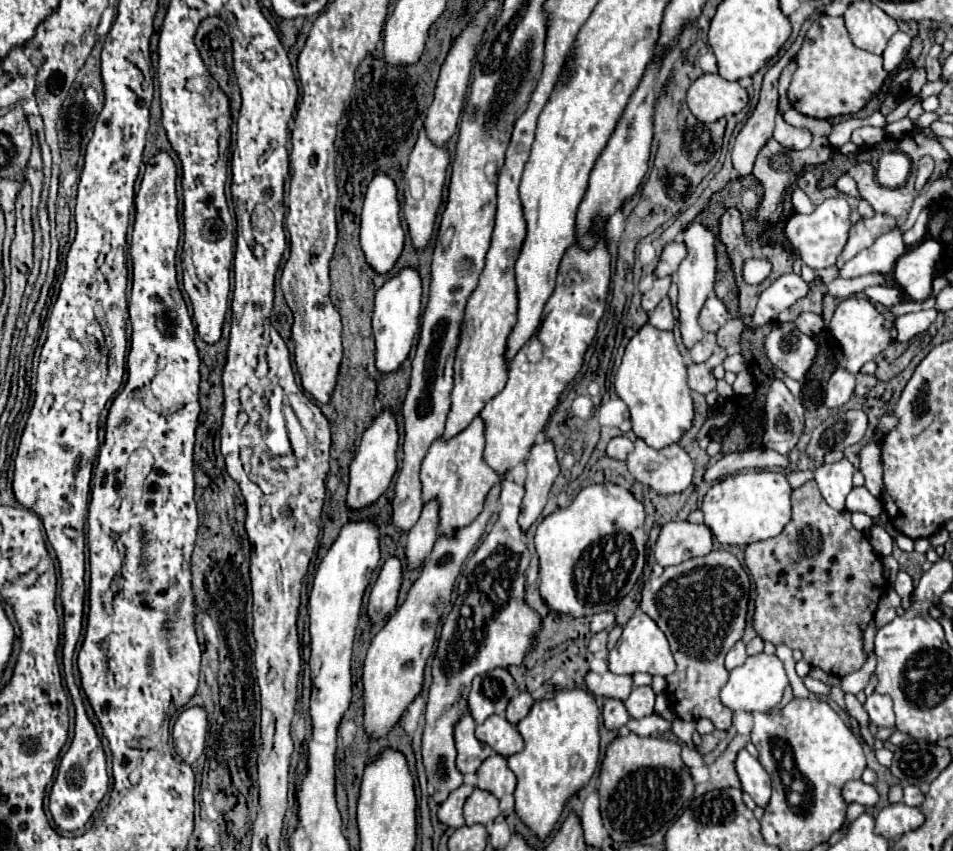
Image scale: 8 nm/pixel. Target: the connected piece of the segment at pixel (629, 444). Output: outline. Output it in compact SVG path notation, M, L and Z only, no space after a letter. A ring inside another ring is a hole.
M618 436L618 438L612 438L608 448L606 448L606 456L608 458L614 458L614 460L626 460L626 456L634 450L634 442L628 440L626 436Z

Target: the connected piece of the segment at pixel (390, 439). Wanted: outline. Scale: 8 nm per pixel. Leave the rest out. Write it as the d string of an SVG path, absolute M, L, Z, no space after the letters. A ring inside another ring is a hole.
M382 412L372 426L364 432L356 456L350 464L350 482L348 482L348 496L346 506L350 510L360 510L372 506L390 486L392 476L396 472L396 450L398 450L398 428L396 420L390 412Z

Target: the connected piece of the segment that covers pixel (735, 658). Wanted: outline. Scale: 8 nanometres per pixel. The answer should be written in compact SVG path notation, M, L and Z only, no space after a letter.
M740 640L740 642L734 644L734 648L732 648L732 650L728 652L728 656L726 656L726 670L732 670L732 668L740 666L746 658L748 658L748 654L746 654L746 644Z

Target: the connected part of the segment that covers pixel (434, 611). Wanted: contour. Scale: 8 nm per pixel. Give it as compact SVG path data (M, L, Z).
M496 484L492 492L488 494L484 512L470 526L466 526L464 530L458 530L454 538L440 536L436 540L432 554L424 560L420 578L412 584L408 592L408 598L390 616L386 626L372 638L366 658L364 658L364 672L362 672L364 732L368 738L384 738L398 724L402 714L418 696L422 688L422 680L424 680L424 666L434 648L436 626L450 602L454 582L460 574L460 566L468 558L472 548L476 546L478 538L482 536L484 526L496 506L498 494L500 494L500 486Z

